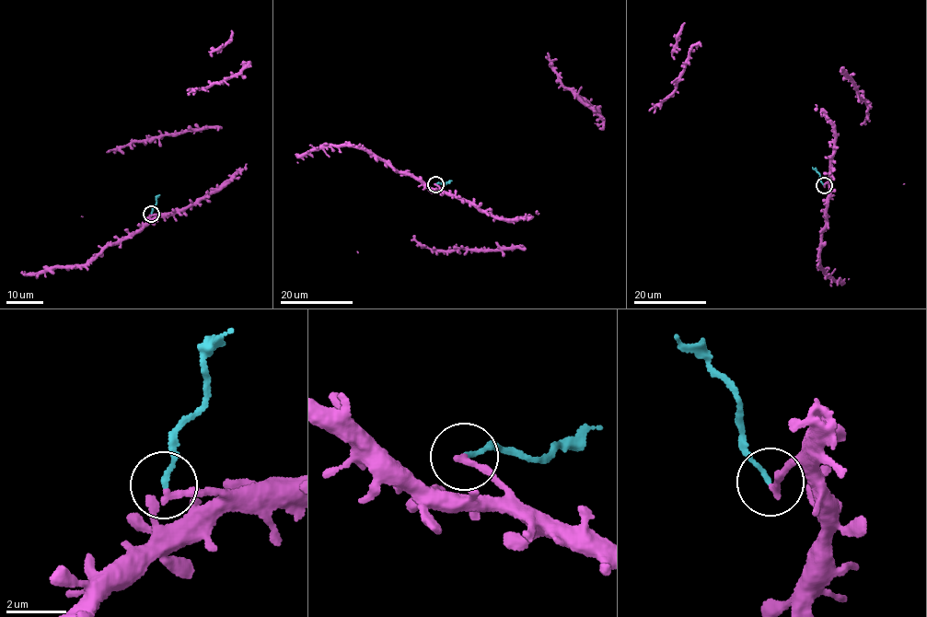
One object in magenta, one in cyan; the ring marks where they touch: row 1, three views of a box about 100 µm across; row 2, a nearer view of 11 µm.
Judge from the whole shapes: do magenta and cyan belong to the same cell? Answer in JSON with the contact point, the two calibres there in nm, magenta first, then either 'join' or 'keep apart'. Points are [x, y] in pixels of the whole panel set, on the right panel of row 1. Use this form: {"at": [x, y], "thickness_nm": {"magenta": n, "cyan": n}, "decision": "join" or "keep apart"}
{"at": [824, 185], "thickness_nm": {"magenta": 220, "cyan": 160}, "decision": "keep apart"}

